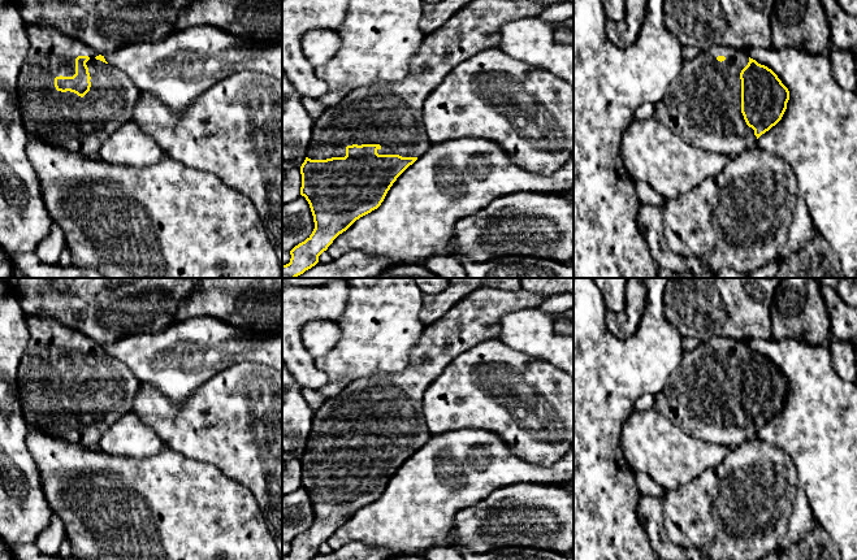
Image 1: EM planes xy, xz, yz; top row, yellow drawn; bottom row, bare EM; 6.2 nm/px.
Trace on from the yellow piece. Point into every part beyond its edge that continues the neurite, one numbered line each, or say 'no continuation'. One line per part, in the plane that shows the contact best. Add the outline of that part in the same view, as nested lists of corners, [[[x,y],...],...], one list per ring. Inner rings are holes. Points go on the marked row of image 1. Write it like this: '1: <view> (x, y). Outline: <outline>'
1: xz (381, 113). Outline: [[[473,0],[458,10],[443,26],[424,36],[420,52],[412,58],[411,71],[403,82],[385,83],[376,82],[367,87],[358,87],[346,94],[342,100],[323,112],[313,120],[313,131],[307,156],[311,160],[326,160],[332,157],[345,157],[346,147],[352,144],[380,144],[378,155],[399,155],[402,157],[423,156],[430,140],[423,123],[423,103],[428,94],[459,64],[489,48],[499,48],[499,30],[505,23],[538,17],[549,4],[531,0]]]

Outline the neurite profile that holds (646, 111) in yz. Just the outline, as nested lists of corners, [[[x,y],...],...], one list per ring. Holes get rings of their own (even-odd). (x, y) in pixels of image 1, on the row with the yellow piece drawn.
[[[645,103],[636,110],[633,121],[653,118],[654,112],[655,112],[655,103]]]

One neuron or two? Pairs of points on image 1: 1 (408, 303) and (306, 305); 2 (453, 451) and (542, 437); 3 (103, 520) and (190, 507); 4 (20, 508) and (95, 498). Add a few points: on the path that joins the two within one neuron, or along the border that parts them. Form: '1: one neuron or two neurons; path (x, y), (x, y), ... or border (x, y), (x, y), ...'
1: two neurons; border (350, 291), (347, 305), (336, 320)
2: two neurons; border (477, 429), (496, 433), (516, 455), (529, 461)
3: one neuron; path (125, 520), (168, 520)
4: two neurons; border (38, 476), (44, 499), (52, 509)

